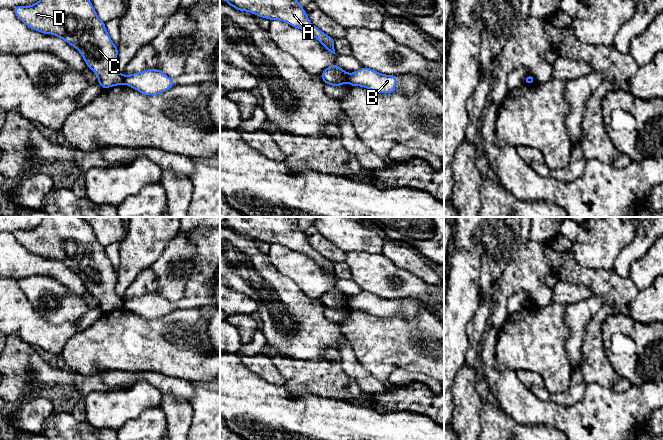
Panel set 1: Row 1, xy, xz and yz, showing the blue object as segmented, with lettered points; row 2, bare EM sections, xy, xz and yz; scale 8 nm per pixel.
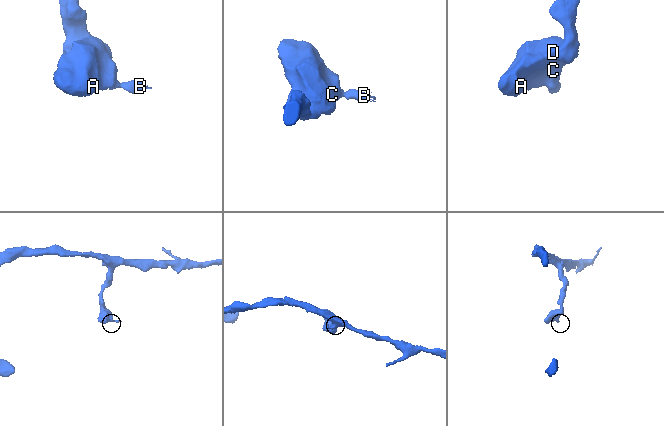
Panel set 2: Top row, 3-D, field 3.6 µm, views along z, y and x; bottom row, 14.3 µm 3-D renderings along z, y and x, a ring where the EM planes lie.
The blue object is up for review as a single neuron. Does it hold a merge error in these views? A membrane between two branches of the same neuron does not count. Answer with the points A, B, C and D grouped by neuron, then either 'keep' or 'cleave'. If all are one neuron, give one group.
groups A C D / B; cleave

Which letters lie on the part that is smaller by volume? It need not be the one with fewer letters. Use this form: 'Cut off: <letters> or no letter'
Cut off: B

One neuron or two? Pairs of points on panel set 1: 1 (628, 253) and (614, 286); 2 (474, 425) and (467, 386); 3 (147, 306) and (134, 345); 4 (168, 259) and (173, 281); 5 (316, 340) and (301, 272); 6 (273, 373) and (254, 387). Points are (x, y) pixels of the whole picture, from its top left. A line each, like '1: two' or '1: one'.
1: two
2: one
3: two
4: one
5: two
6: two

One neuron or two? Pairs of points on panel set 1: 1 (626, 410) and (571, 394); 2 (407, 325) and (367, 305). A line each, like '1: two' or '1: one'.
1: two
2: two

